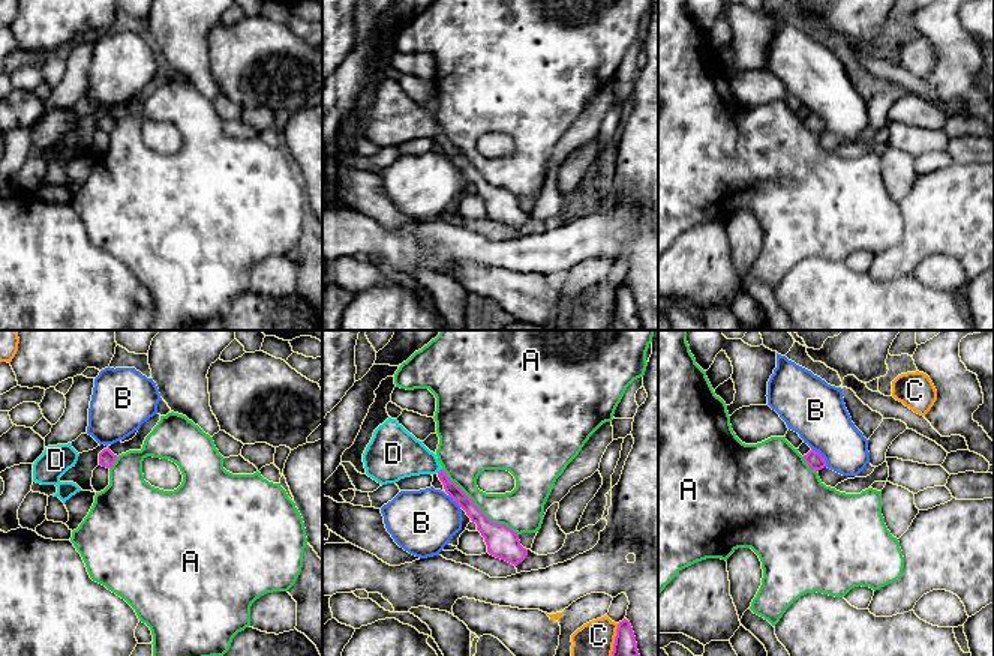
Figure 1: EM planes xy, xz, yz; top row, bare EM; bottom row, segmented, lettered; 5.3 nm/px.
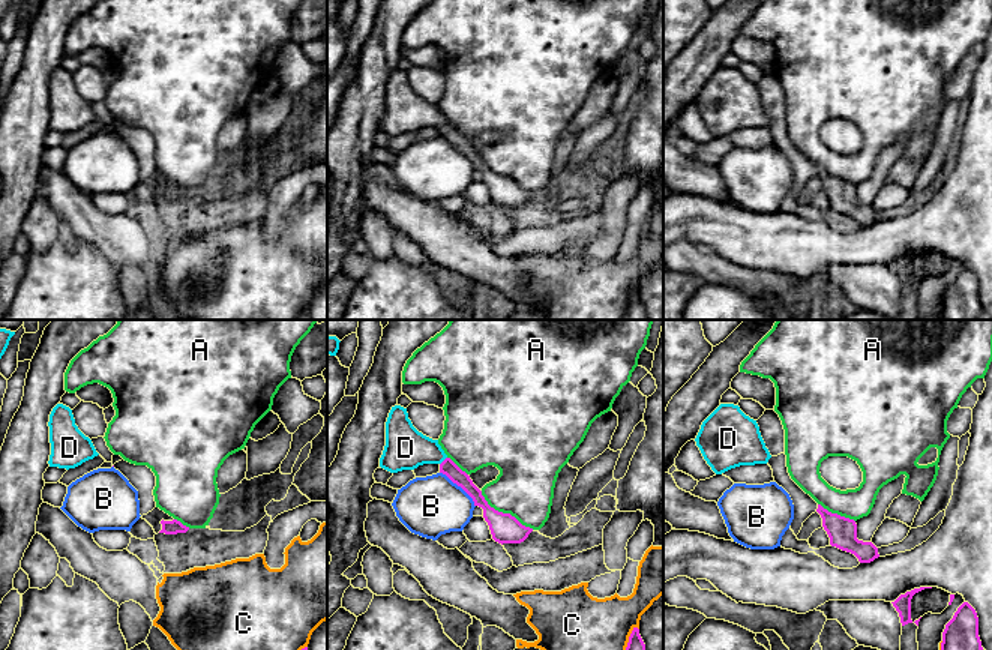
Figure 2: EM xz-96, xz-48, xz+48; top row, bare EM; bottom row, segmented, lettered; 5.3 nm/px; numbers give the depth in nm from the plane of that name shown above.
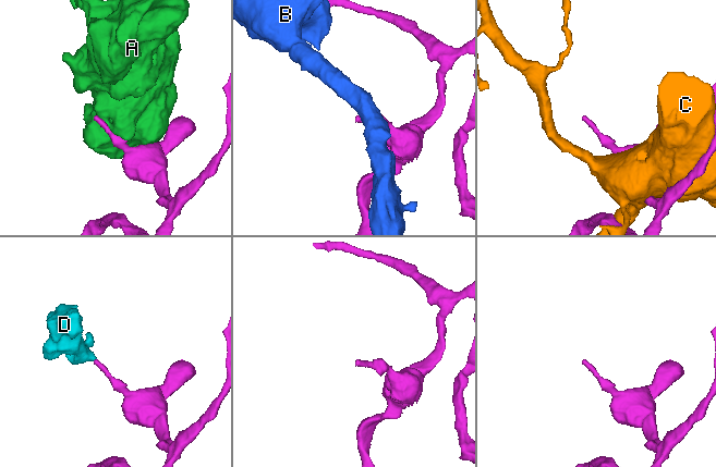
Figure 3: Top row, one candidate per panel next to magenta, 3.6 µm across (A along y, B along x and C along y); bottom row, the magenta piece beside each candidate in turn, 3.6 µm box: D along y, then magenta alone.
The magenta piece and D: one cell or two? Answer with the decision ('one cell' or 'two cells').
one cell

